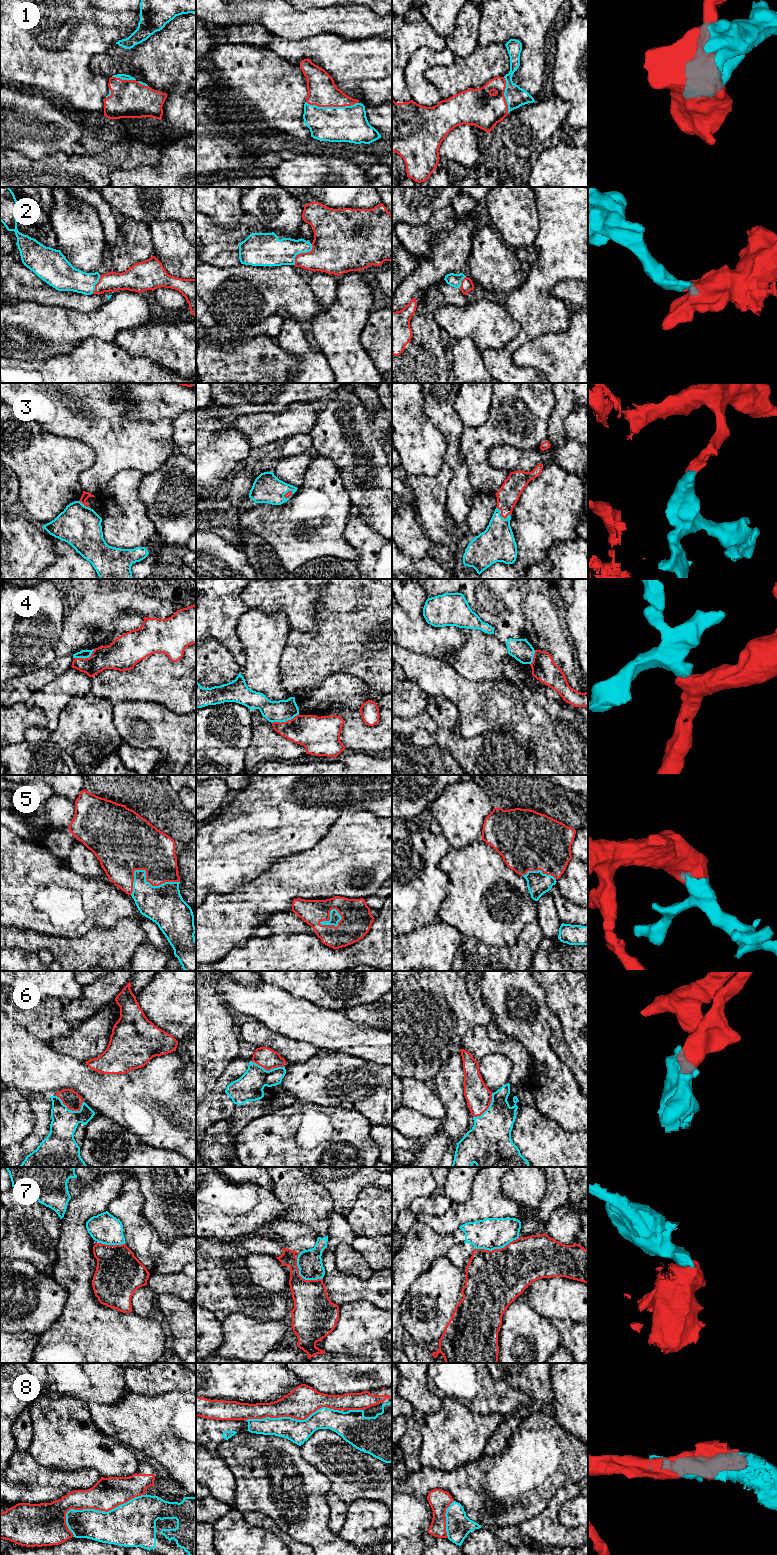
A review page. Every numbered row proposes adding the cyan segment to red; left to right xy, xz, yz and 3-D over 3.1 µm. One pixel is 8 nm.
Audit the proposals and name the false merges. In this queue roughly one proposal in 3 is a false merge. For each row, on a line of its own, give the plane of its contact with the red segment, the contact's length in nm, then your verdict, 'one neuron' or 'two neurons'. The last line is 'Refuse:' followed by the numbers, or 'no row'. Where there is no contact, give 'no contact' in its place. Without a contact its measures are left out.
1: xz | 420 nm | one neuron
2: xz | 220 nm | one neuron
3: yz | 140 nm | one neuron
4: xz | 240 nm | two neurons
5: xy | 420 nm | one neuron
6: xy | 240 nm | one neuron
7: yz | 380 nm | two neurons
8: xy | 700 nm | two neurons
Refuse: 4, 7, 8

